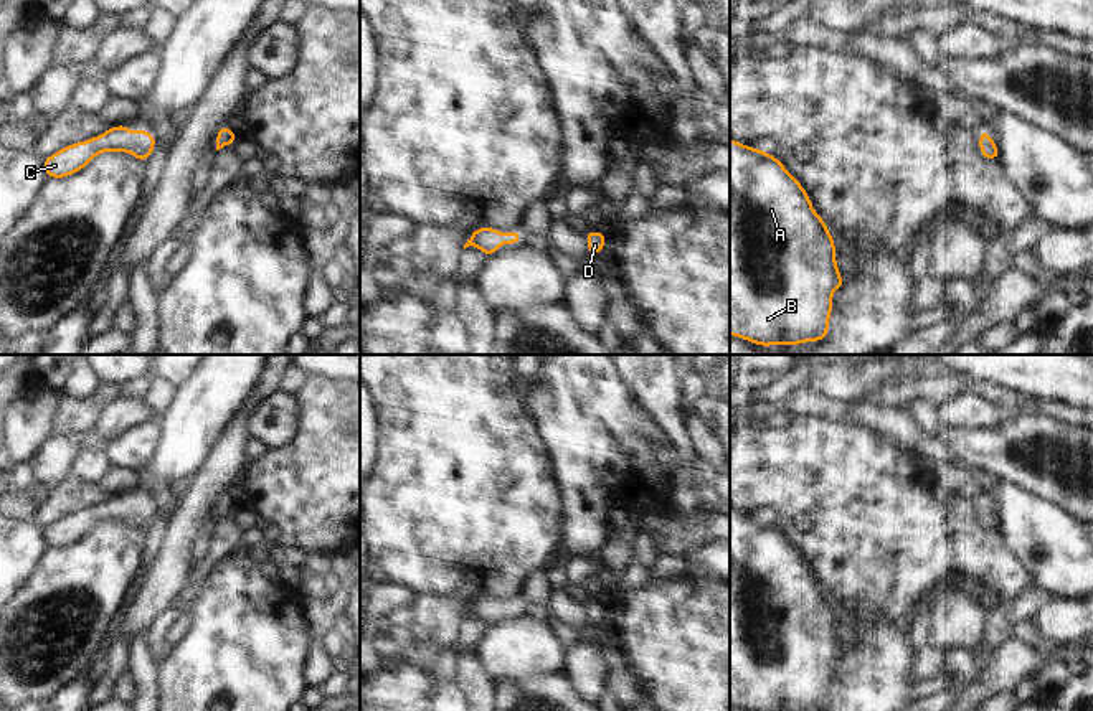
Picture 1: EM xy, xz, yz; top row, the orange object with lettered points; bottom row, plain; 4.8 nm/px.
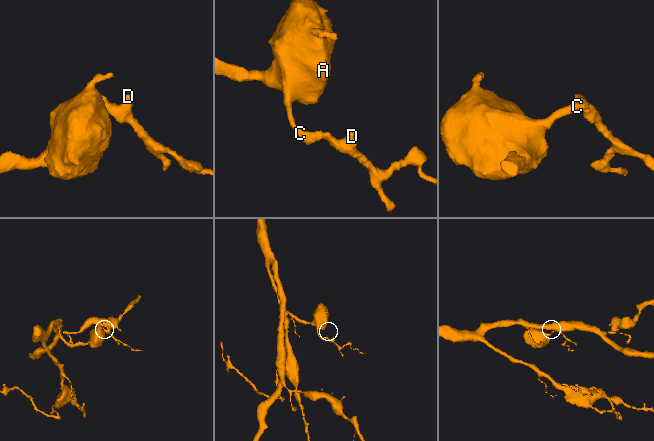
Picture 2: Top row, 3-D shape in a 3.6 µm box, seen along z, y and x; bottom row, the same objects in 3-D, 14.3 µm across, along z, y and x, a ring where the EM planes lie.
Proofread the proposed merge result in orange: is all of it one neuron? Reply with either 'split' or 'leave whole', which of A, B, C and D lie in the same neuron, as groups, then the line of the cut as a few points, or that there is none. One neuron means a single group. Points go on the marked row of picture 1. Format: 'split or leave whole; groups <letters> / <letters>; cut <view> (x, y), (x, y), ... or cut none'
leave whole; groups A B C D; cut none

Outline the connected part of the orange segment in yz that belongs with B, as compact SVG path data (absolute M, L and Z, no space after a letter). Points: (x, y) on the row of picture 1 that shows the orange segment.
M730 139L730 333L764 348L822 341L829 333L832 294L840 287L834 238L804 186L774 155Z

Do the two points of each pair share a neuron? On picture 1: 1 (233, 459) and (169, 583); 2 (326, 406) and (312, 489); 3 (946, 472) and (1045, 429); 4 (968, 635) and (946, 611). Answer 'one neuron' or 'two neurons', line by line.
1: one neuron
2: one neuron
3: two neurons
4: one neuron

